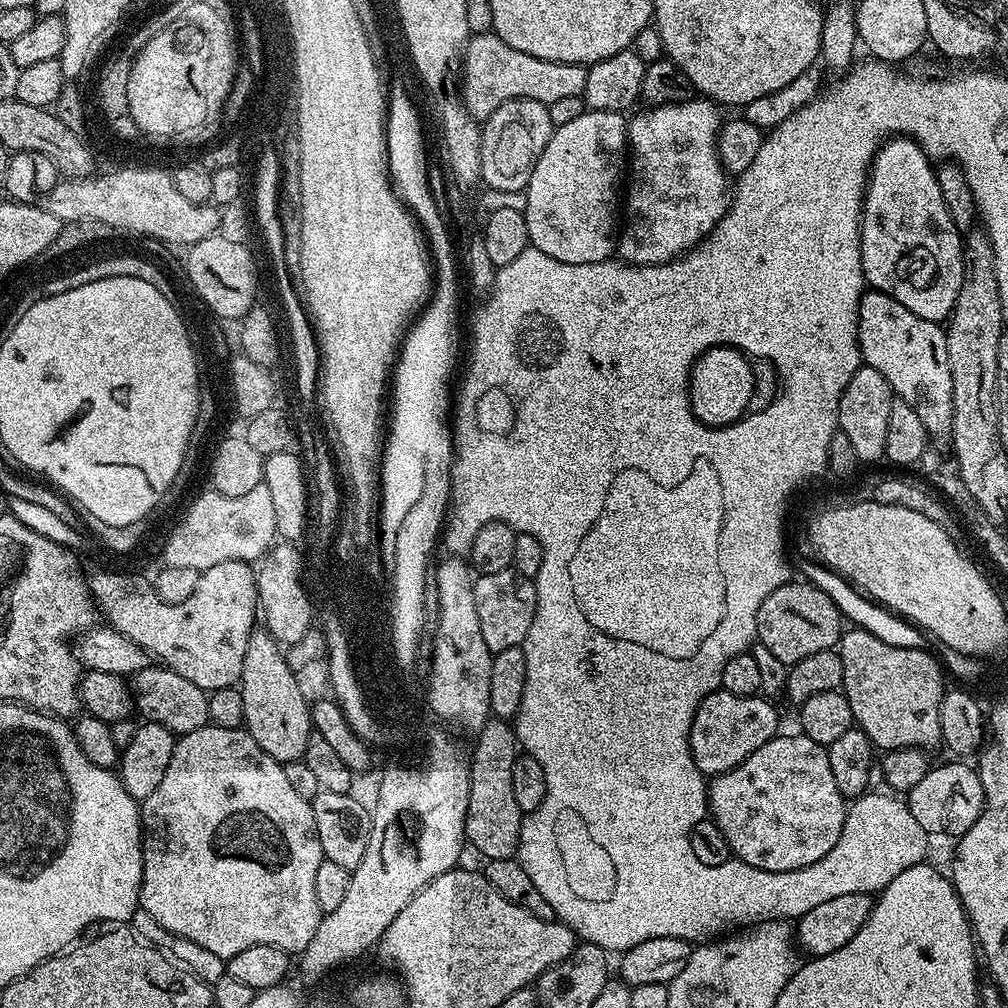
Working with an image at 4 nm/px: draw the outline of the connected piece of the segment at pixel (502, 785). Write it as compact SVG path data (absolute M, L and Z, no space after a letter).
M499 718L488 723L475 733L476 745L470 755L470 802L466 810L464 835L484 855L485 861L510 860L517 855L520 846L520 822L522 813L514 802L514 789L510 783L510 770L518 755L518 741L513 725Z

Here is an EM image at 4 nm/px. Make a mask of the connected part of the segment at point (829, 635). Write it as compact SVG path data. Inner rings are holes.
M799 583L778 586L778 590L762 602L756 623L756 640L789 666L797 664L802 658L810 658L810 654L835 649L842 635L842 615L834 602L812 583Z

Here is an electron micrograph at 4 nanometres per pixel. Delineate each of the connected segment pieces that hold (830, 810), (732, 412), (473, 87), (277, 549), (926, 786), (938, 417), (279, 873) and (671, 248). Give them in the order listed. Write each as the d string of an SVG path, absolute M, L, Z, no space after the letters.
M777 734L770 742L766 742L766 746L758 746L758 750L754 750L748 758L738 766L734 766L729 772L722 772L718 776L711 777L710 783L707 785L710 819L716 823L718 830L722 830L722 834L726 834L726 842L730 846L733 857L739 863L749 864L758 870L770 870L771 872L798 870L802 866L810 866L814 862L818 862L818 858L824 858L826 854L830 854L830 850L834 848L842 834L846 815L846 797L836 790L834 774L830 771L827 747L814 742L809 736L803 734L784 735Z
M710 349L700 353L700 357L692 362L688 375L688 402L693 417L713 428L723 428L725 424L734 424L741 419L753 407L752 399L758 392L758 388L744 388L744 372L752 372L748 380L758 380L748 356L736 356L736 352L712 352Z
M491 30L469 35L463 57L464 108L477 122L487 120L490 114L494 114L494 110L498 110L498 106L511 100L537 100L549 105L561 98L583 96L586 90L588 68L585 65L550 62L534 58L530 54L522 54L522 50L506 46L506 42L502 42L502 38L498 38Z
M277 542L264 553L255 569L256 574L256 599L258 601L258 612L262 617L263 627L271 634L277 644L291 646L296 644L313 627L312 624L312 600L300 581L300 575L306 572L306 560L300 557L297 545L292 542Z
M952 762L956 764L940 764L929 767L926 778L914 786L906 794L906 803L910 814L922 830L926 830L933 837L953 836L959 838L978 822L978 818L984 809L984 791L982 790L982 778L975 767L968 762Z
M865 291L858 306L858 334L856 342L860 346L861 361L867 367L878 370L882 378L891 386L893 393L910 406L914 406L914 414L922 418L922 426L926 426L929 437L947 437L952 431L954 410L954 386L950 378L950 358L946 358L945 329L935 320L927 320L914 310L906 310L902 302L898 302L885 292Z
M205 726L183 733L176 741L170 766L166 766L162 782L158 782L154 794L150 794L140 804L140 831L144 850L140 908L166 930L182 938L190 938L190 942L198 942L198 946L206 946L206 950L225 958L239 954L250 946L267 944L278 946L289 954L299 954L304 951L310 938L314 938L314 930L318 930L322 915L318 898L314 894L314 878L318 874L318 866L324 861L324 851L318 842L318 830L314 826L314 810L306 798L298 795L298 790L292 789L286 779L284 765L270 758L270 754L266 754L266 750L262 750L262 746L258 746L258 742L254 742L254 738L244 728Z
M689 98L675 104L657 104L645 107L645 112L637 111L633 120L627 121L628 142L630 145L630 171L626 176L626 192L628 197L622 200L622 227L618 232L615 251L620 252L619 259L625 264L667 264L669 260L675 260L685 252L696 247L705 236L711 232L712 227L723 218L730 203L730 180L724 167L720 164L720 157L716 153L716 136L720 132L722 123L721 109L713 101L707 98Z

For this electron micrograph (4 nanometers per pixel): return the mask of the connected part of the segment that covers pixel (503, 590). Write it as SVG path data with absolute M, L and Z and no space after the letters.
M512 568L502 570L498 574L477 575L474 580L474 606L478 610L478 626L482 626L482 638L493 654L502 650L510 650L523 645L530 626L538 616L538 592L531 579Z

